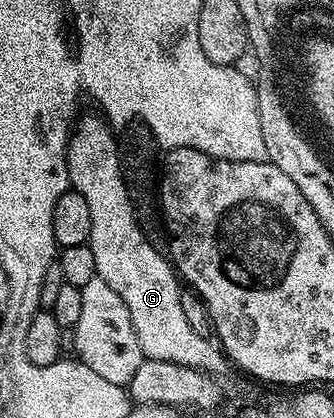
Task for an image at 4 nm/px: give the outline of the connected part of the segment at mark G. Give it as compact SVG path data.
M98 113L80 117L67 141L67 171L70 189L85 196L89 216L93 216L91 241L93 260L97 263L96 275L125 300L137 340L143 349L144 359L169 360L189 368L220 376L229 367L229 359L210 337L193 332L193 324L181 309L181 279L176 274L147 274L147 266L137 266L129 250L129 192L119 165L120 143L111 133L112 127Z

